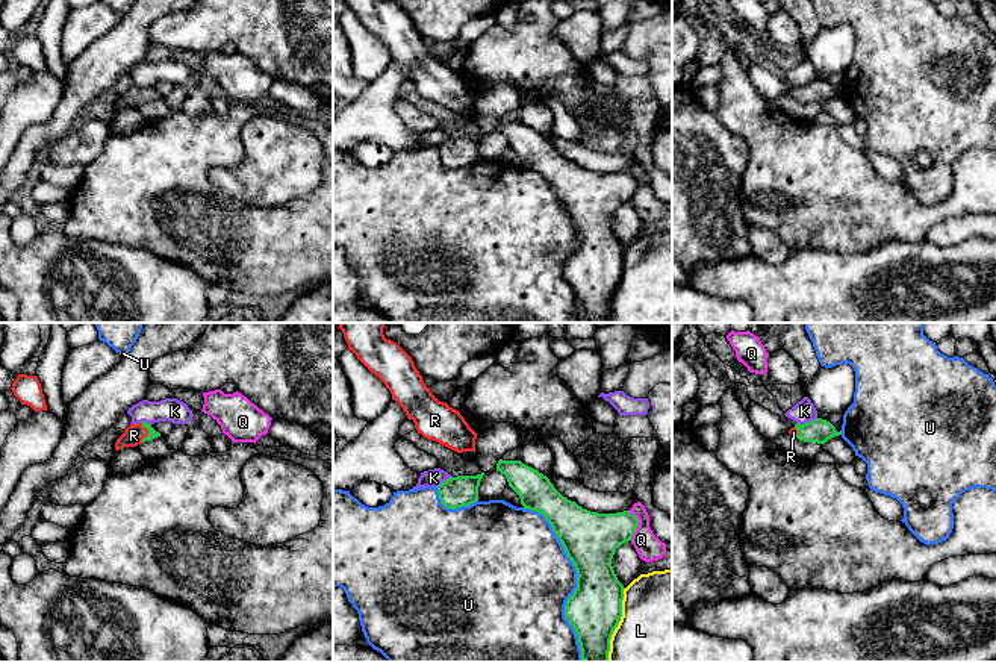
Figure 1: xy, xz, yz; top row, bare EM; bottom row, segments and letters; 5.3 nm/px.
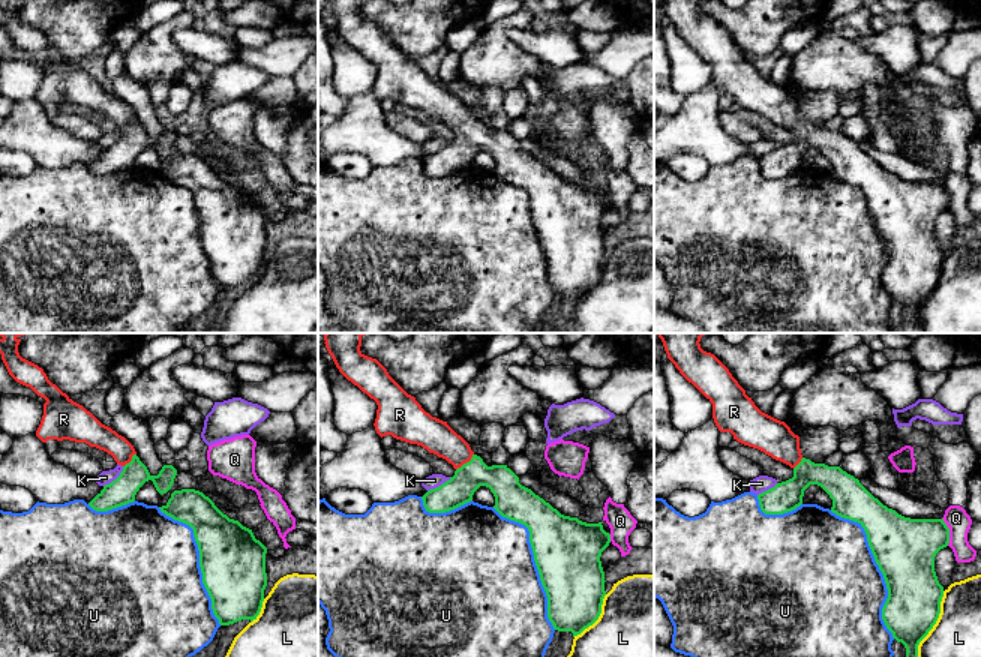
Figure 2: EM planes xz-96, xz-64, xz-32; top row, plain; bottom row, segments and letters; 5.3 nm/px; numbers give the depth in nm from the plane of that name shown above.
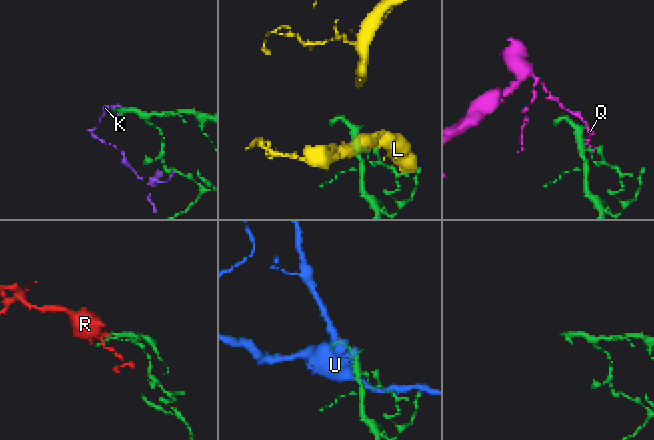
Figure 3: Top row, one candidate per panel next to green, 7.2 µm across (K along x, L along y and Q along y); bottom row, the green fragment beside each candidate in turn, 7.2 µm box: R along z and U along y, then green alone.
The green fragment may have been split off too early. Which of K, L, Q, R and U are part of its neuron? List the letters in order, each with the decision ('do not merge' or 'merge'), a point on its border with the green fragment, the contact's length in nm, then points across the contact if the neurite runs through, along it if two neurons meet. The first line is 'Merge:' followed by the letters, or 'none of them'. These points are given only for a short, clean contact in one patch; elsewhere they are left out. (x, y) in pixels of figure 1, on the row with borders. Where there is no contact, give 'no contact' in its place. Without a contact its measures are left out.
Merge: R
K: do not merge; meets green in yz at (806, 423); contact 120 nm long
L: do not merge; meets green in xz at (618, 623); contact 400 nm long
Q: do not merge; meets green in xz at (638, 524); contact 160 nm long; border along xz (628, 511), (638, 520), (638, 527), (630, 540)
R: merge; meets green in xy at (149, 432); contact 100 nm long; runs through xy (152, 434), (149, 432), (133, 435)
U: do not merge; meets green in xz at (577, 577); contact 850 nm long

